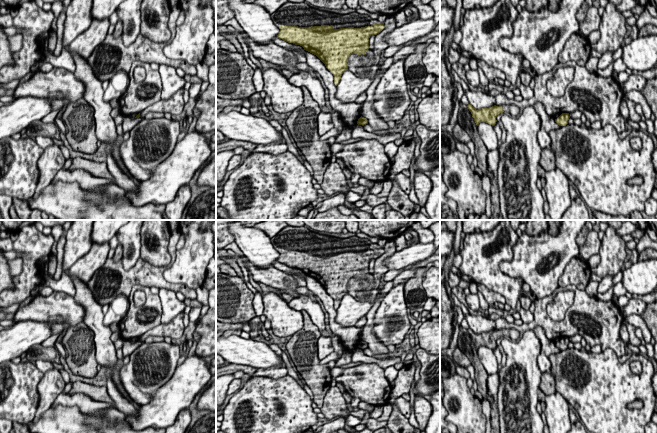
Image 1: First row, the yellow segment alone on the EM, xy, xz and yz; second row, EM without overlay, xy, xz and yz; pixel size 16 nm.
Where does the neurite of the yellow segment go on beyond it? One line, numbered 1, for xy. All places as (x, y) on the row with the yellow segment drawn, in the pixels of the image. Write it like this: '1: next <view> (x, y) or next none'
1: next none

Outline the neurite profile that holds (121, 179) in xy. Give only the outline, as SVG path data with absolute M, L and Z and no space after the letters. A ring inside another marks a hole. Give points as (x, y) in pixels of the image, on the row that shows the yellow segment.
M107 154L106 164L111 176L113 177L113 180L119 187L123 188L124 190L136 191L136 185L133 180L122 172L111 154Z

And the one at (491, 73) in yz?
M477 59L476 61L477 61L478 67L480 67L483 70L489 82L494 82L496 78L506 80L505 74L501 70L494 68L492 66L489 66L483 60Z

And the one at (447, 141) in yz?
M440 131L440 152L442 154L447 154L454 150L457 150L457 148L455 138L452 133Z

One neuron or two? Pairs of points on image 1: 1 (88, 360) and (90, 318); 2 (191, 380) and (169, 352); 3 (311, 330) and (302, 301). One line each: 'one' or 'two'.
1: two
2: two
3: two

